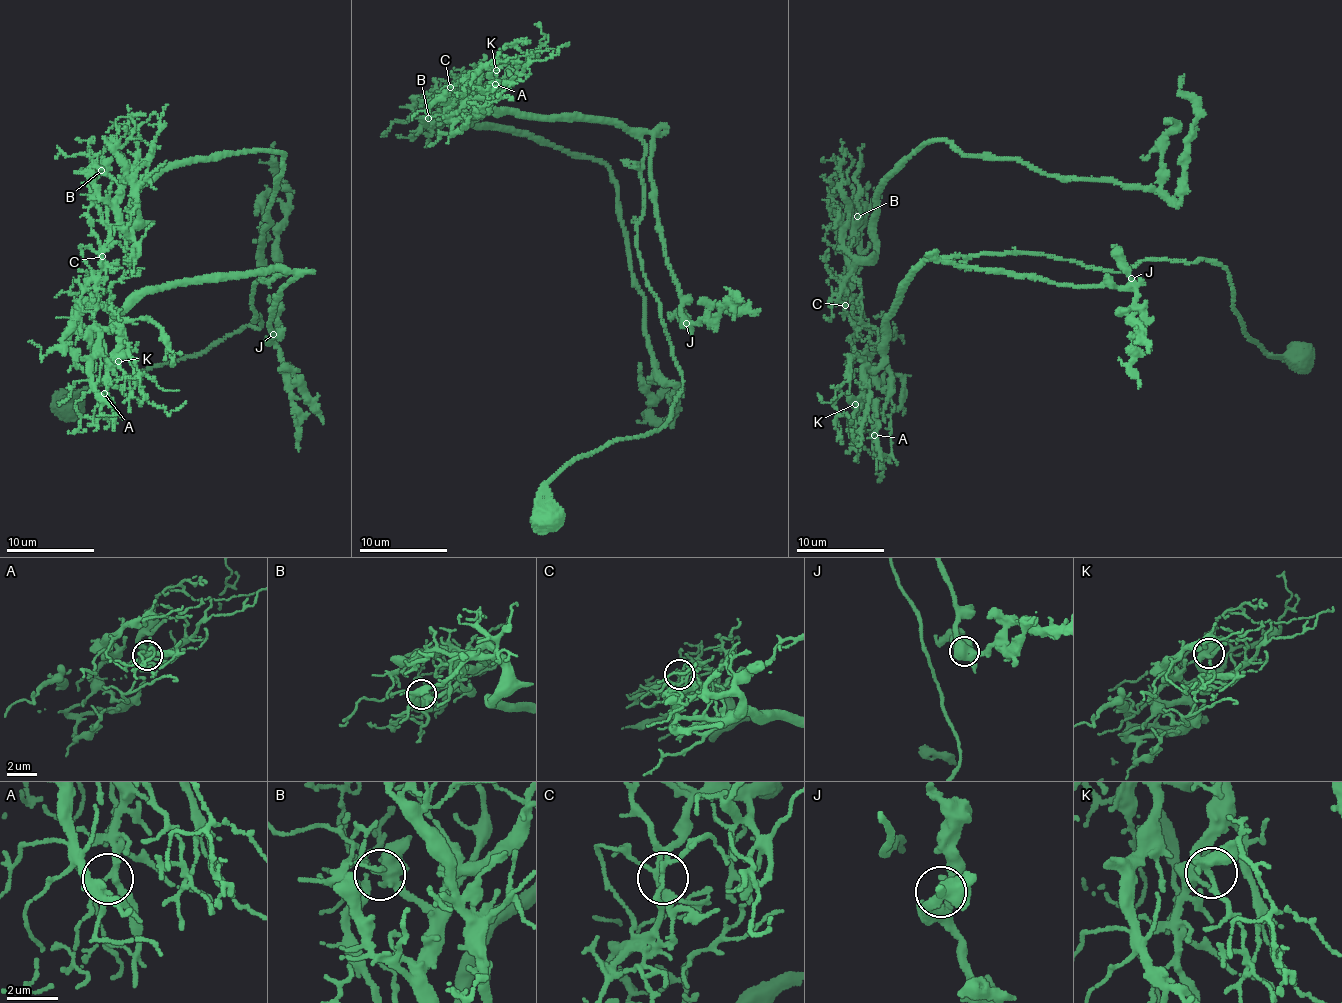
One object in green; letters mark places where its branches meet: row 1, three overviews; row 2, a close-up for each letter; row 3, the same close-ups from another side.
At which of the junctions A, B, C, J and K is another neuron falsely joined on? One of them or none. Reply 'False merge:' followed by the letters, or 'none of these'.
False merge: C

